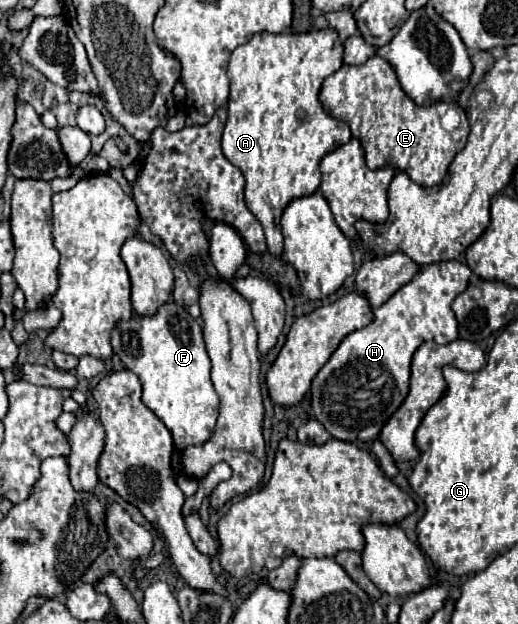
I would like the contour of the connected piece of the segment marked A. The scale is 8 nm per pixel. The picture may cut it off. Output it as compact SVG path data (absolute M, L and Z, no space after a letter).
M325 27L325 29L313 29L309 33L257 33L253 35L245 45L239 45L233 53L231 53L231 59L229 59L229 67L227 67L227 77L231 81L231 95L229 95L229 117L227 117L227 123L225 123L225 131L223 131L223 139L221 139L221 145L223 145L223 155L229 163L233 163L235 167L241 169L243 177L245 177L245 203L249 207L249 211L259 219L259 223L263 225L265 229L265 237L267 237L267 247L269 247L269 253L273 255L281 255L283 253L283 235L281 235L281 225L279 225L279 219L281 219L281 213L285 209L285 205L291 201L291 199L297 199L297 197L303 197L303 195L311 195L319 189L319 183L321 183L321 171L319 171L319 163L323 159L323 155L327 155L329 151L337 149L339 145L347 143L353 135L351 135L351 129L345 121L339 121L335 117L331 117L321 101L319 101L319 91L321 91L321 83L325 81L325 77L329 77L331 73L335 73L339 67L343 65L343 43L339 39L339 33L331 27Z

